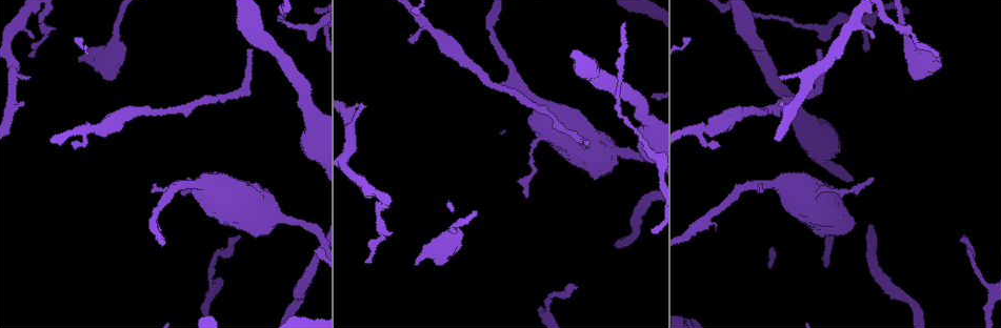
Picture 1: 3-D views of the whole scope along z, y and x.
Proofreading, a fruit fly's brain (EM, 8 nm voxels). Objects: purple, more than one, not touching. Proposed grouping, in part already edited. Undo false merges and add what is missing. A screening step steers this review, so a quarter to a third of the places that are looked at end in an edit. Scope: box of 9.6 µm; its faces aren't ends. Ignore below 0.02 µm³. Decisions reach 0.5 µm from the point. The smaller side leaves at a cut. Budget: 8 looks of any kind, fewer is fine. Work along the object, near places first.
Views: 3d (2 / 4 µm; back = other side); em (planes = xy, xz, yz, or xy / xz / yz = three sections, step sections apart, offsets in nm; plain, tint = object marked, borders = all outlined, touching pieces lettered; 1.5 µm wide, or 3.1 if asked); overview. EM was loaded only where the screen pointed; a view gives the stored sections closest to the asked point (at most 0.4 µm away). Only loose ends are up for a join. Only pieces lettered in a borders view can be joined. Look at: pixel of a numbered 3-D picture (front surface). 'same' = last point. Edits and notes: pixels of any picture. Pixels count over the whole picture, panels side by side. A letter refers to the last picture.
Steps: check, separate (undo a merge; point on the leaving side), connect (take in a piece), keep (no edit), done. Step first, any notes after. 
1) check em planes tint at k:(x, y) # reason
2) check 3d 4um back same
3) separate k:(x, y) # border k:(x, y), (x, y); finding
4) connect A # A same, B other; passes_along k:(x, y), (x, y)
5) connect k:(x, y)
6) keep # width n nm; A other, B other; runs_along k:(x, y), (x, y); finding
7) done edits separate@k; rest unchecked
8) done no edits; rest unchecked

check em xz step 8 plain at 1:(818, 50) # branch stops here

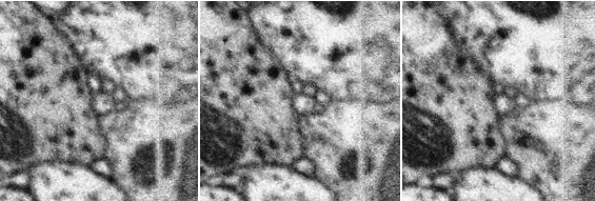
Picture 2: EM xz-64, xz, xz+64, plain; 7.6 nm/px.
check em xz step 8 borders same

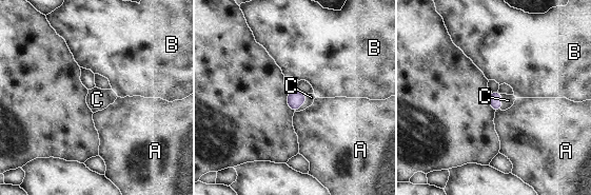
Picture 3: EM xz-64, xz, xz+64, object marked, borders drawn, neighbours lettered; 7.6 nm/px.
connect C # A other, B other, C same; passes_along 3:(295, 99), (304, 102), (311, 97); the neuron continues

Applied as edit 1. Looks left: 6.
check em planes plain at 1:(780, 77) # branch stops here

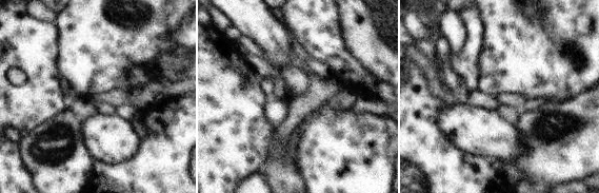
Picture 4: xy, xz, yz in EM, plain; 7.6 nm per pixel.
check em planes tint same

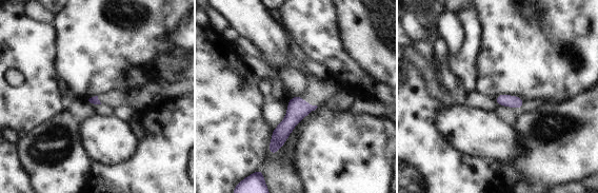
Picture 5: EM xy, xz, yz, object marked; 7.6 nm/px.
check em planes borders same

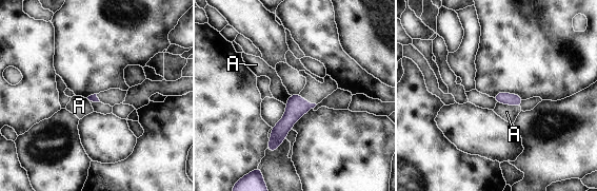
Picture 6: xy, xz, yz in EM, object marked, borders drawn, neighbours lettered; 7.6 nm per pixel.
keep # A other; none of them fits

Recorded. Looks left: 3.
check 3d 4um at 1:(153, 191) # free end

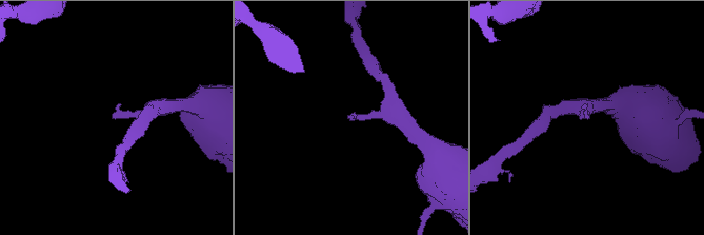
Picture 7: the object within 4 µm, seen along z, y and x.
check em xz step 4 tint at 7:(350, 118) # now the EM

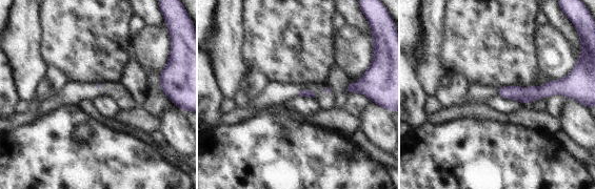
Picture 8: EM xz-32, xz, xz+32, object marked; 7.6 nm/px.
check em planes borders same

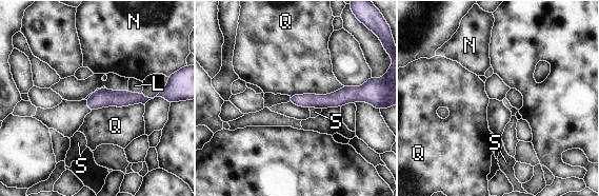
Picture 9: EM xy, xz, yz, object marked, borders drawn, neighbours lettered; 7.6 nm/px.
keep # L other, N other, Q other, S other; border 9:(310, 106), (316, 106), (321, 110); none of them fits

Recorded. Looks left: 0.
done edits connect@3; rest unchecked

